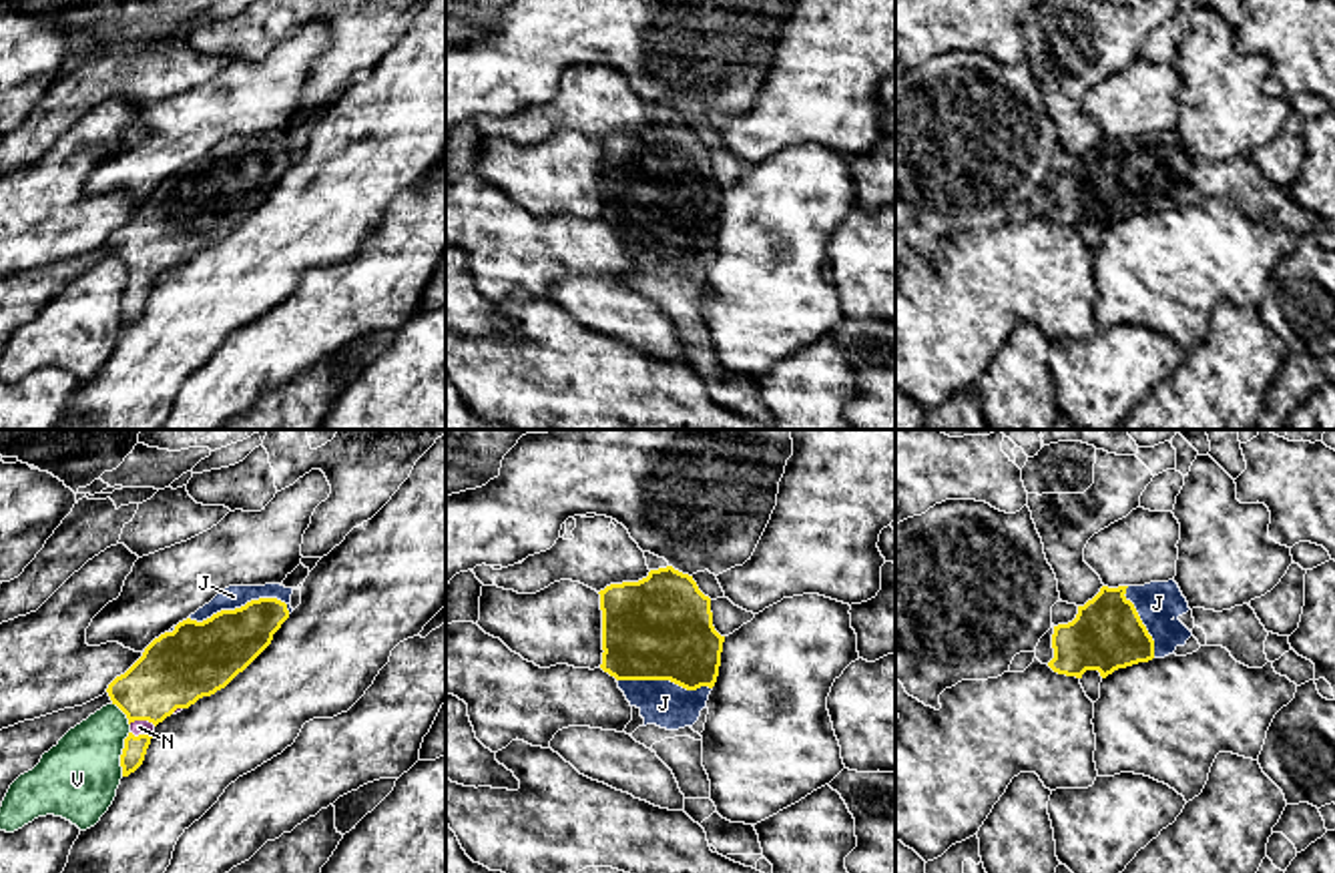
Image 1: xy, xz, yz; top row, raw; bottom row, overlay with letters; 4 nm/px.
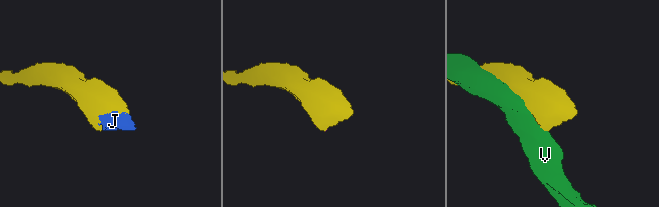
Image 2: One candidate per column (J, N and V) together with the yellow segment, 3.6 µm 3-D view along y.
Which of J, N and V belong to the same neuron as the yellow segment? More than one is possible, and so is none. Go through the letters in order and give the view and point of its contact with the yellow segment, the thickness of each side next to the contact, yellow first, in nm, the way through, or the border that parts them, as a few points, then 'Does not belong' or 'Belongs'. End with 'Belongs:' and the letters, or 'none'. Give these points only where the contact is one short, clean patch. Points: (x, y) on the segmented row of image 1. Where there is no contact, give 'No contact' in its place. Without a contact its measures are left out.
J: Touches yellow at xy (241, 607). Thickness 280 nm (yellow) against 90 nm. Belongs
N: Touches yellow at xy (143, 719). Thickness 300 nm (yellow) against 60 nm. Path across: xy (177, 669), (147, 699), (143, 719), (139, 727). Belongs
V: Touches yellow at xy (123, 753). Thickness 100 nm (yellow) against 320 nm. Does not belong
Belongs: J, N

